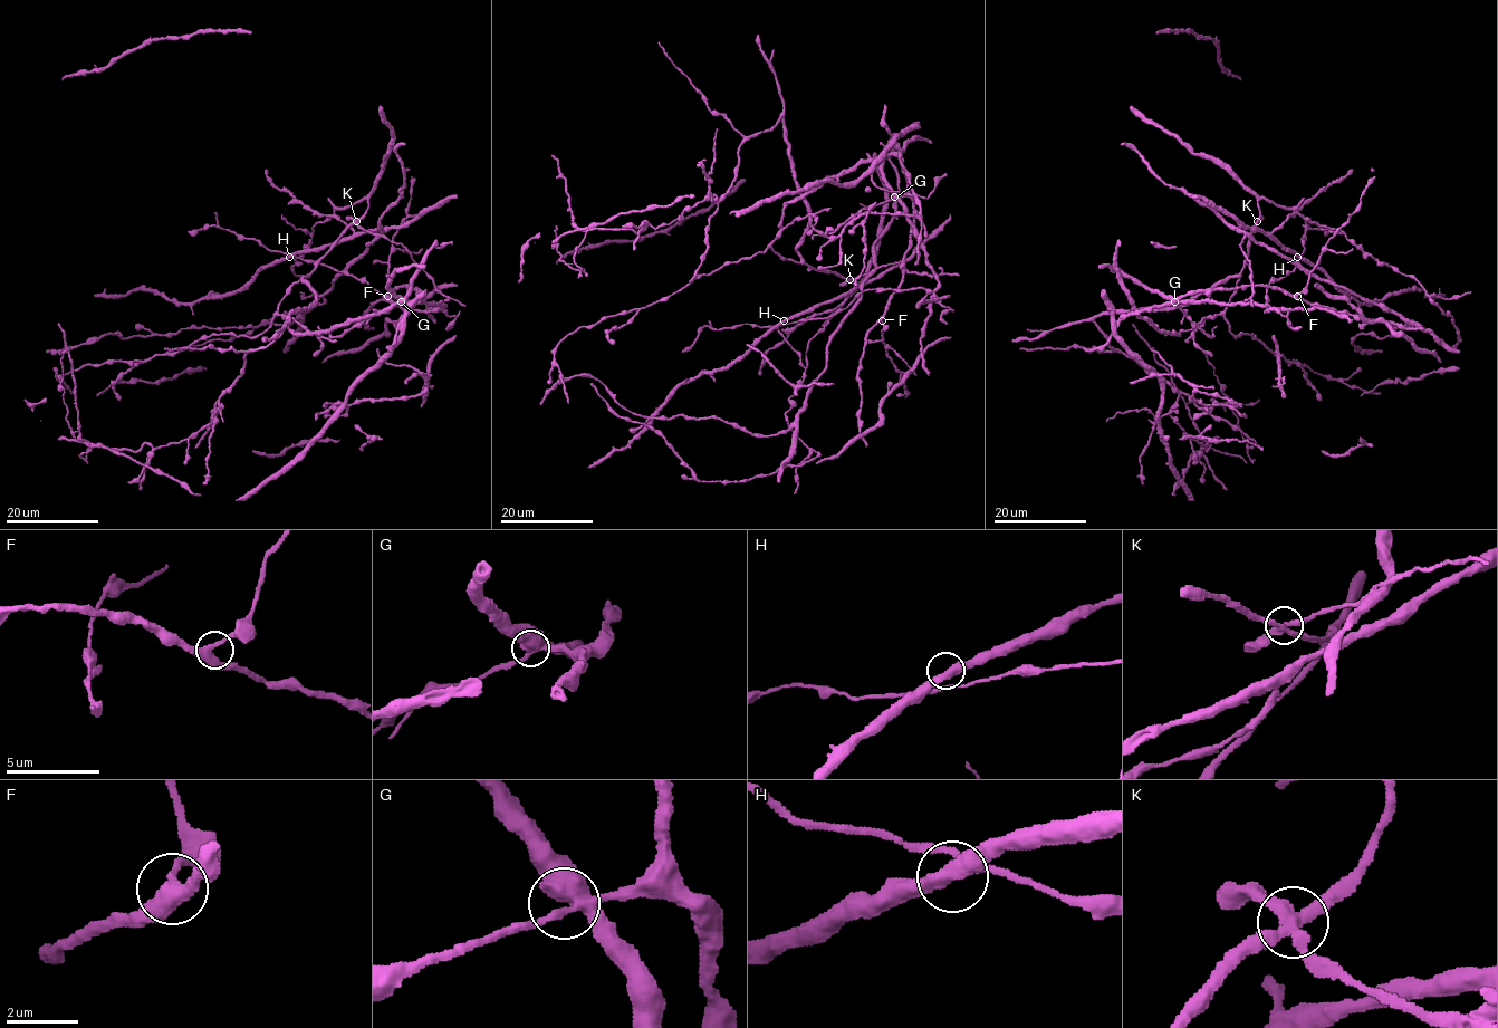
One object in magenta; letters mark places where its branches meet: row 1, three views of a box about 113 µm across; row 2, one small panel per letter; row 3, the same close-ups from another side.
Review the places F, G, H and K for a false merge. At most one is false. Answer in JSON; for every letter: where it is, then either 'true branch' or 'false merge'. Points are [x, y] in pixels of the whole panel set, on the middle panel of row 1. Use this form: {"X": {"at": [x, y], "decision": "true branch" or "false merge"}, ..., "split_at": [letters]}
{"F": {"at": [882, 320], "decision": "true branch"}, "G": {"at": [894, 197], "decision": "true branch"}, "H": {"at": [784, 320], "decision": "true branch"}, "K": {"at": [850, 279], "decision": "false merge"}, "split_at": ["K"]}

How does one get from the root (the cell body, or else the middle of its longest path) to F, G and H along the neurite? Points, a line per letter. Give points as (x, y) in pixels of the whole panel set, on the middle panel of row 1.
F: (806, 263), (846, 278), (895, 263), (939, 275), (900, 198), (909, 195), (913, 233), (903, 281), (882, 320)
G: (806, 263), (846, 278), (895, 263), (910, 272), (939, 275), (927, 260), (908, 209), (894, 197)
H: (806, 263), (846, 278), (898, 263), (910, 272), (939, 275), (938, 287), (864, 290), (826, 318), (784, 320)

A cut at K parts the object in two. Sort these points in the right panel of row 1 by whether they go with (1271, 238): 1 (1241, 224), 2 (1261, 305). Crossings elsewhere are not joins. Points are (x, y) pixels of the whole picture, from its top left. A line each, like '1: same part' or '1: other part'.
1: same part
2: same part

